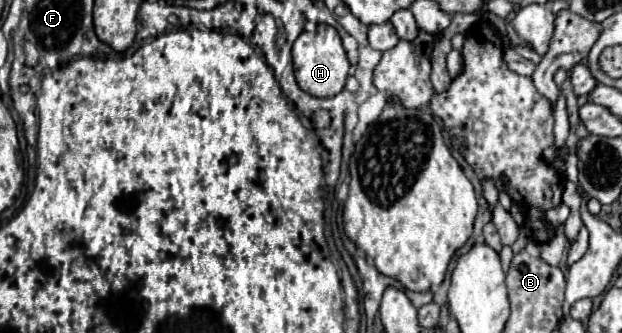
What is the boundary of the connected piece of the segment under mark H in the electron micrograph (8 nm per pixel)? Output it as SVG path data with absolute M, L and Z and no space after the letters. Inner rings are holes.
M318 25L314 33L302 33L292 47L292 59L294 59L294 75L302 91L314 95L314 97L334 97L340 93L348 79L350 63L346 59L346 51L342 47L342 39L334 27Z

